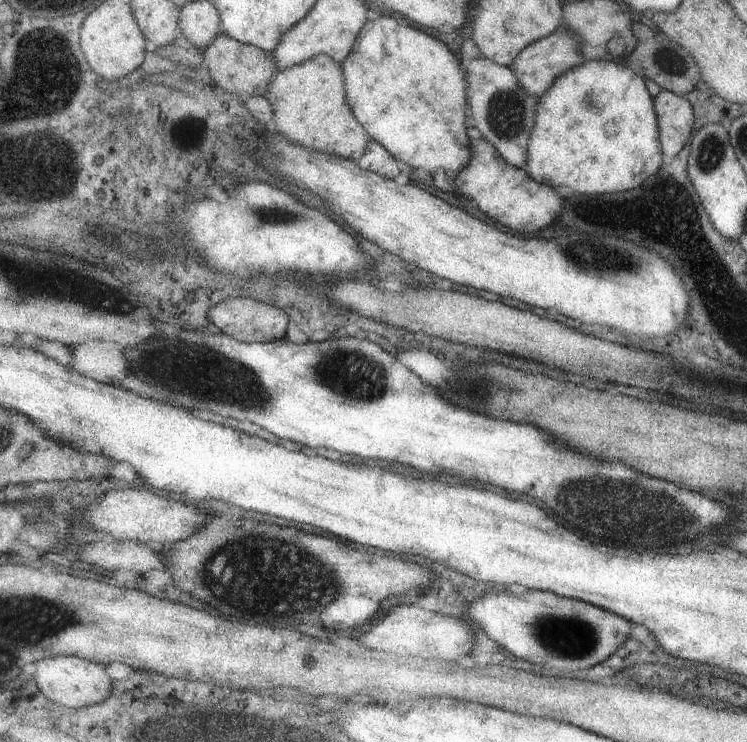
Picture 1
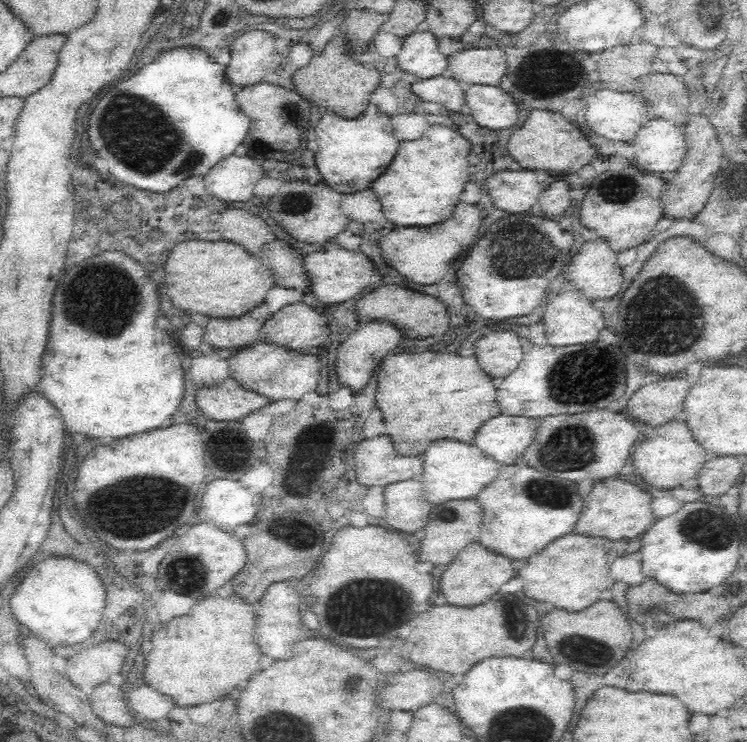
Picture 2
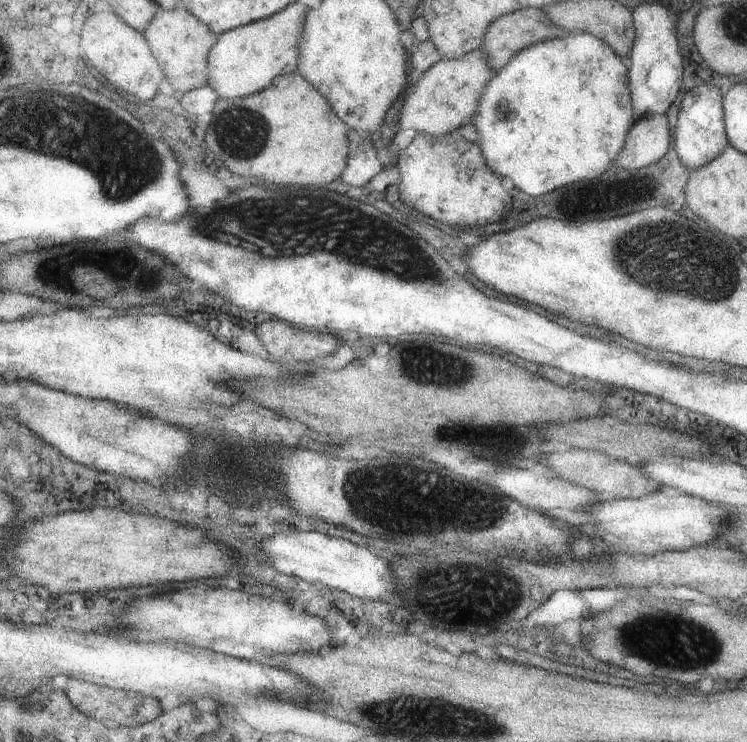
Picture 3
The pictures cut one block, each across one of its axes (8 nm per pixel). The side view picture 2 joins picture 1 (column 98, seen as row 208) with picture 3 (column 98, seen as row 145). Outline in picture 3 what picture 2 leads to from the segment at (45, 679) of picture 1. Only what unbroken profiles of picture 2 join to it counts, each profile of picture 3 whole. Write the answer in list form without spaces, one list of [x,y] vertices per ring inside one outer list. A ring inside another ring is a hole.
[[[69,678],[67,684],[69,688],[64,689],[65,694],[69,694],[69,700],[73,702],[75,708],[79,708],[81,712],[84,712],[87,716],[92,716],[95,720],[105,720],[112,725],[137,726],[137,724],[151,722],[151,720],[159,718],[164,712],[161,702],[153,696],[145,696],[145,704],[143,704],[143,694],[137,694],[137,692],[101,687],[79,679]]]

